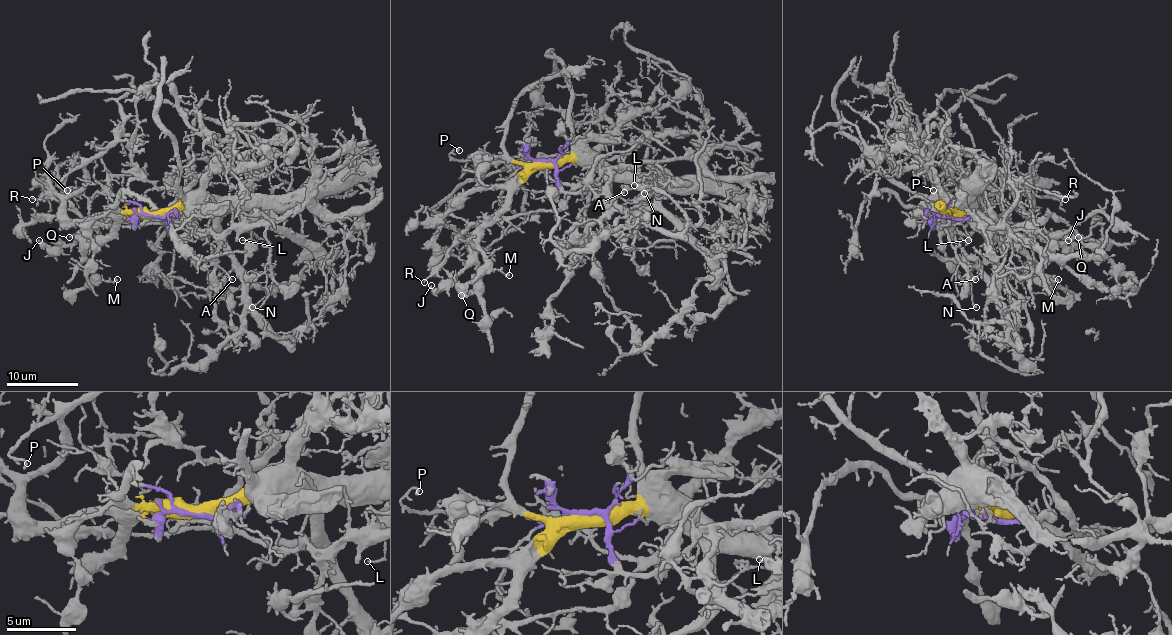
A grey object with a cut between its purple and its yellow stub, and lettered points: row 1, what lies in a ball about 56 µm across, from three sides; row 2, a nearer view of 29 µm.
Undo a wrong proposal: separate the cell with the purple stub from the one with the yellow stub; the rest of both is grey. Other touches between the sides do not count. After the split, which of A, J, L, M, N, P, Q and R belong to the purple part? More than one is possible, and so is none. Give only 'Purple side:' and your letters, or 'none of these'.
Purple side: A, L, N, R

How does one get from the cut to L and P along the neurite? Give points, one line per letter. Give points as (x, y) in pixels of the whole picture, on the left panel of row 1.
L: (153, 216), (195, 232), (211, 234), (227, 234), (250, 223), (250, 236), (241, 239)
P: (153, 216), (96, 214), (71, 220), (65, 200), (85, 182), (81, 166), (58, 184), (67, 189)

